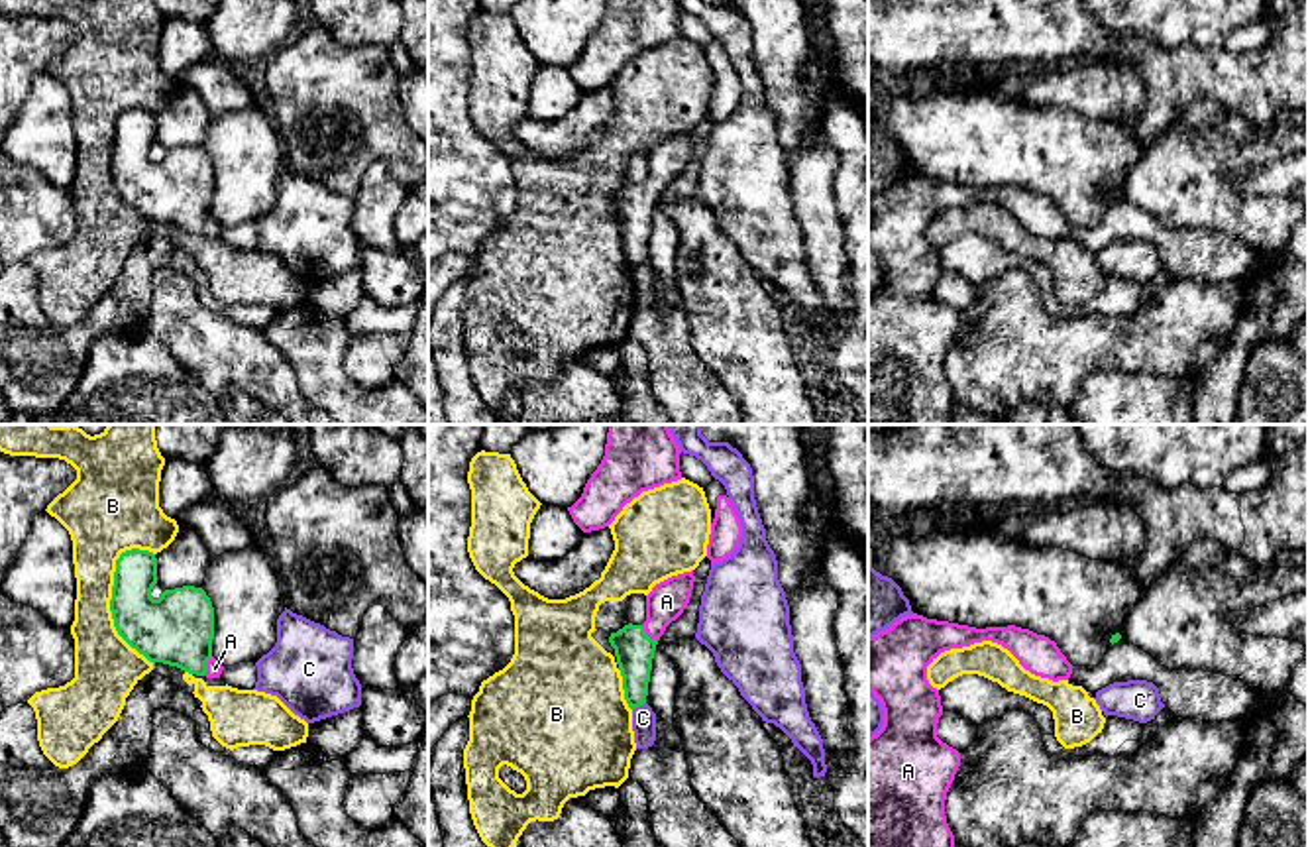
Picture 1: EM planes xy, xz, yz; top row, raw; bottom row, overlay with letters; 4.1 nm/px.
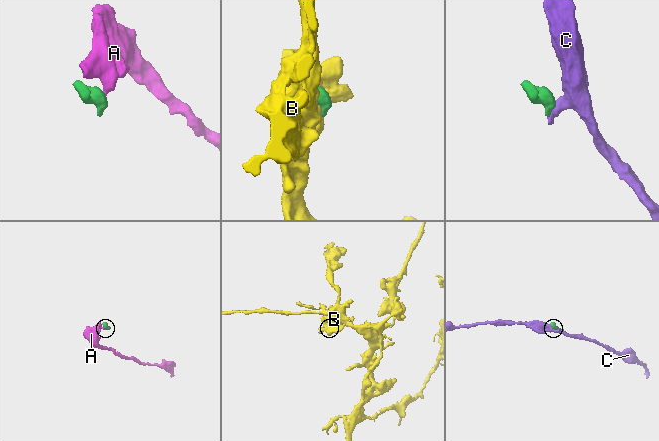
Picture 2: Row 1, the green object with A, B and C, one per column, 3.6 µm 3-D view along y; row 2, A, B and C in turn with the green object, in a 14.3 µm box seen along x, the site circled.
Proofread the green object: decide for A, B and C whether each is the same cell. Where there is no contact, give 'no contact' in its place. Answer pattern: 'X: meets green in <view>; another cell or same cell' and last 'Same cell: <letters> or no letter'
A: meets green in xz; same cell
B: meets green in xy; another cell
C: meets green in xz; another cell
Same cell: A

